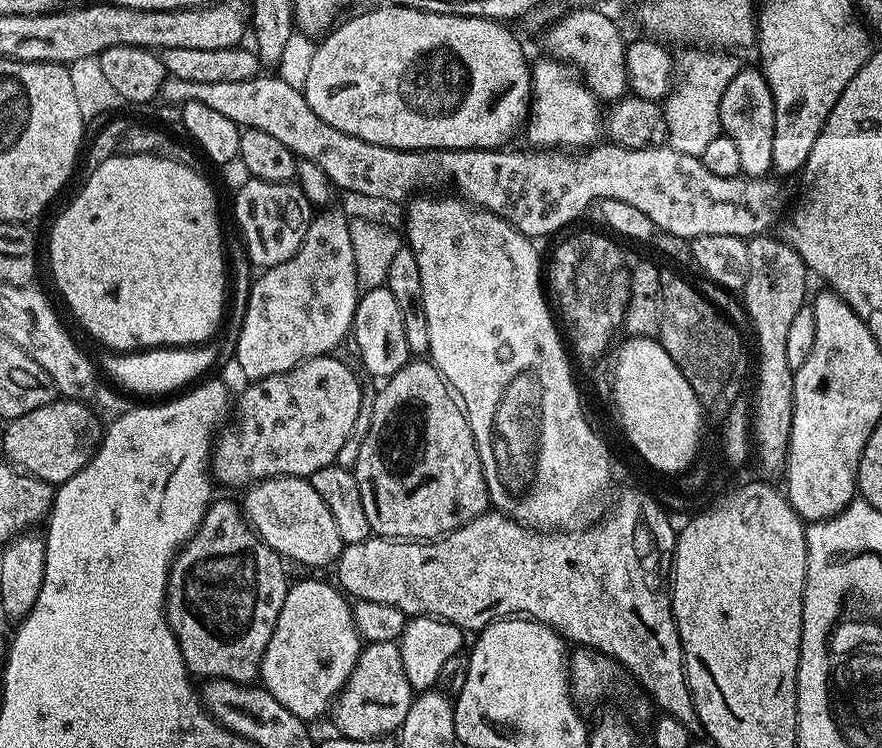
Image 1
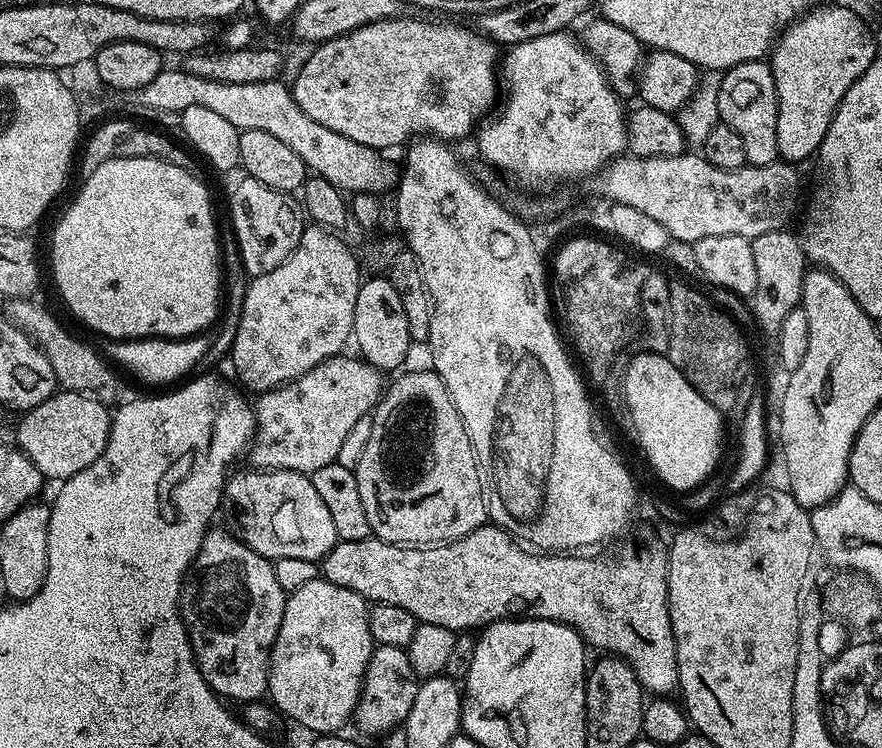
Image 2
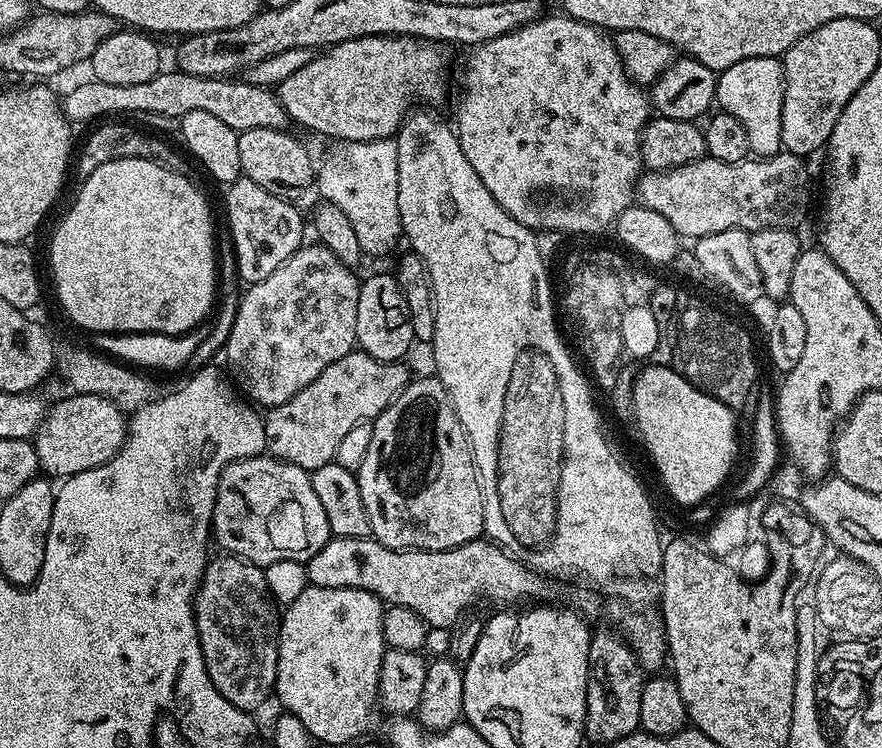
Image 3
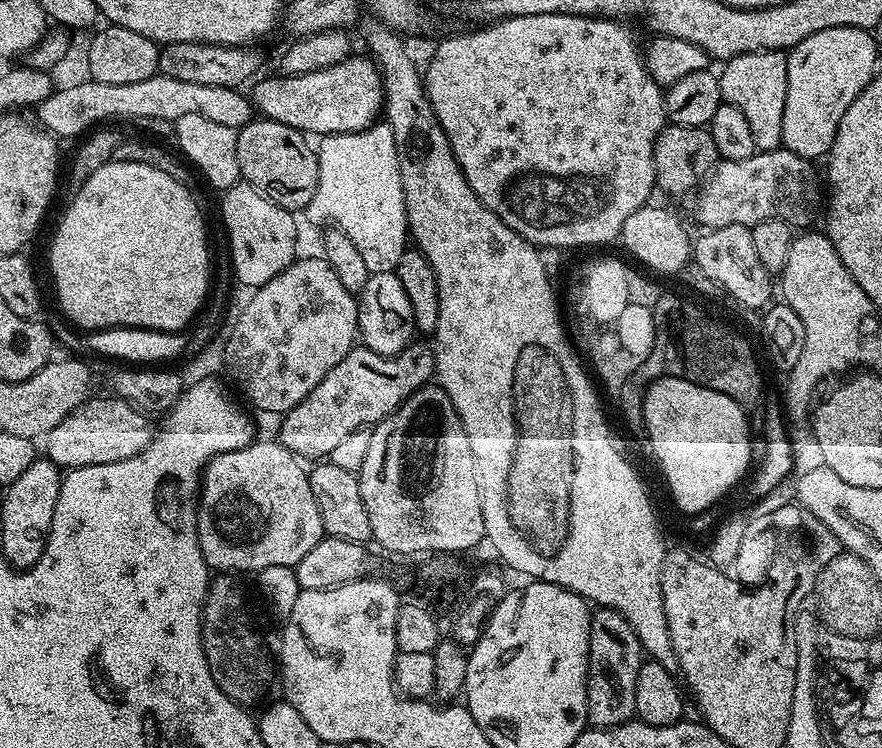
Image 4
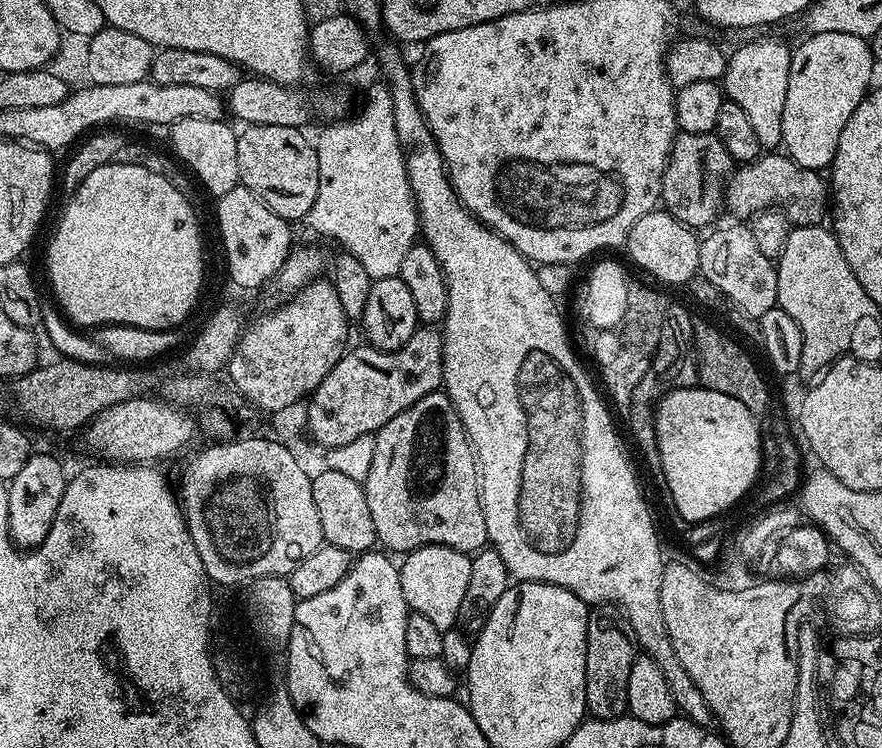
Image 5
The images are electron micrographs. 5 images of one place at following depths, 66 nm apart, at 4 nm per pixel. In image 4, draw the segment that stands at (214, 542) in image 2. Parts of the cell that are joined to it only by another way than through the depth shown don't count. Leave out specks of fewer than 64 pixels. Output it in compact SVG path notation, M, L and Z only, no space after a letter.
M220 574L211 581L202 617L204 653L210 674L214 674L214 682L218 682L221 690L235 704L253 706L267 694L272 676L274 680L274 660L268 657L264 640L256 633L251 614L244 609L244 588L236 580L239 579Z

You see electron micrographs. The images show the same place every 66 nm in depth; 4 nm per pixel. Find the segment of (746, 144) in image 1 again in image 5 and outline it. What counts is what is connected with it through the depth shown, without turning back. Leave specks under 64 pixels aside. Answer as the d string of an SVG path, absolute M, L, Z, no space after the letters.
M752 40L728 56L722 91L742 106L764 150L776 150L782 144L782 109L786 107L786 86L790 86L791 61L790 48L780 40Z

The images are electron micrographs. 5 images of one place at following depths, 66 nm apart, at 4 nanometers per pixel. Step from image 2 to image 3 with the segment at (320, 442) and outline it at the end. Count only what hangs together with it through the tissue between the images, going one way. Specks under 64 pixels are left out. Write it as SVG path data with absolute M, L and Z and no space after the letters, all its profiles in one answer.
M359 350L346 354L346 358L338 358L338 362L326 366L318 378L289 401L267 413L264 425L267 451L309 474L318 466L333 463L344 435L354 426L375 420L408 385L410 373L406 365L379 360Z

